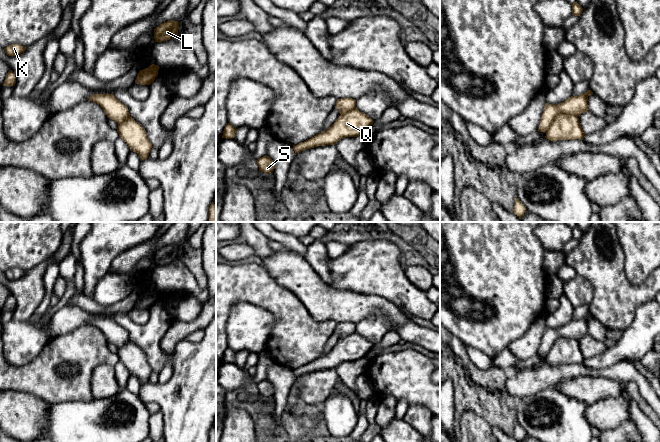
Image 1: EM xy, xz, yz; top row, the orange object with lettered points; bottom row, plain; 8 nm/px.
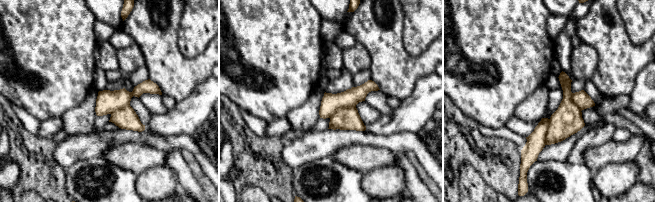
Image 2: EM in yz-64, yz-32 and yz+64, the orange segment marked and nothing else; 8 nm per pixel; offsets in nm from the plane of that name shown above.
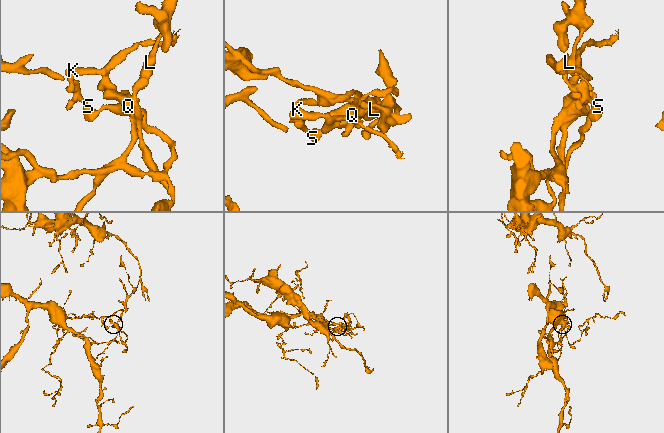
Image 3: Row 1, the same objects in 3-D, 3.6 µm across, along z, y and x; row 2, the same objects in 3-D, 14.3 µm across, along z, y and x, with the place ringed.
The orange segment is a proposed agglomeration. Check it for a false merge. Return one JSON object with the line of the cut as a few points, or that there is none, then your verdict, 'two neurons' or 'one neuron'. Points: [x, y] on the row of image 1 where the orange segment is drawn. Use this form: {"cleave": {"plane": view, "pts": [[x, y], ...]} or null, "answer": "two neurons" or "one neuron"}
{"cleave": {"plane": "yz", "pts": [[577, 115], [559, 113], [546, 131]]}, "answer": "two neurons"}

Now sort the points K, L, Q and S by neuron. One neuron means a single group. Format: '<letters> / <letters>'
K / L Q S

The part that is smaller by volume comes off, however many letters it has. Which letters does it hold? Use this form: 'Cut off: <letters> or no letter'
Cut off: L, Q, S

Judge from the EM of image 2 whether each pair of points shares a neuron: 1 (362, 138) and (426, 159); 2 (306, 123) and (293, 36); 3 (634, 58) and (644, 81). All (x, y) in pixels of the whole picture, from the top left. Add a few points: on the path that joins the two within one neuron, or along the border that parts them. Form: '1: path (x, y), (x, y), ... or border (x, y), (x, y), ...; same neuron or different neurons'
1: path (378, 140), (411, 143); same neuron
2: border (317, 86), (302, 104), (294, 107), (285, 116); different neurons
3: border (644, 66), (637, 75), (634, 89), (631, 93); different neurons

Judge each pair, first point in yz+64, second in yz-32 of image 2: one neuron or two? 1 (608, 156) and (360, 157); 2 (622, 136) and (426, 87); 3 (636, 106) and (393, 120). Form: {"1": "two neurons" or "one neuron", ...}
{"1": "one neuron", "2": "two neurons", "3": "one neuron"}

